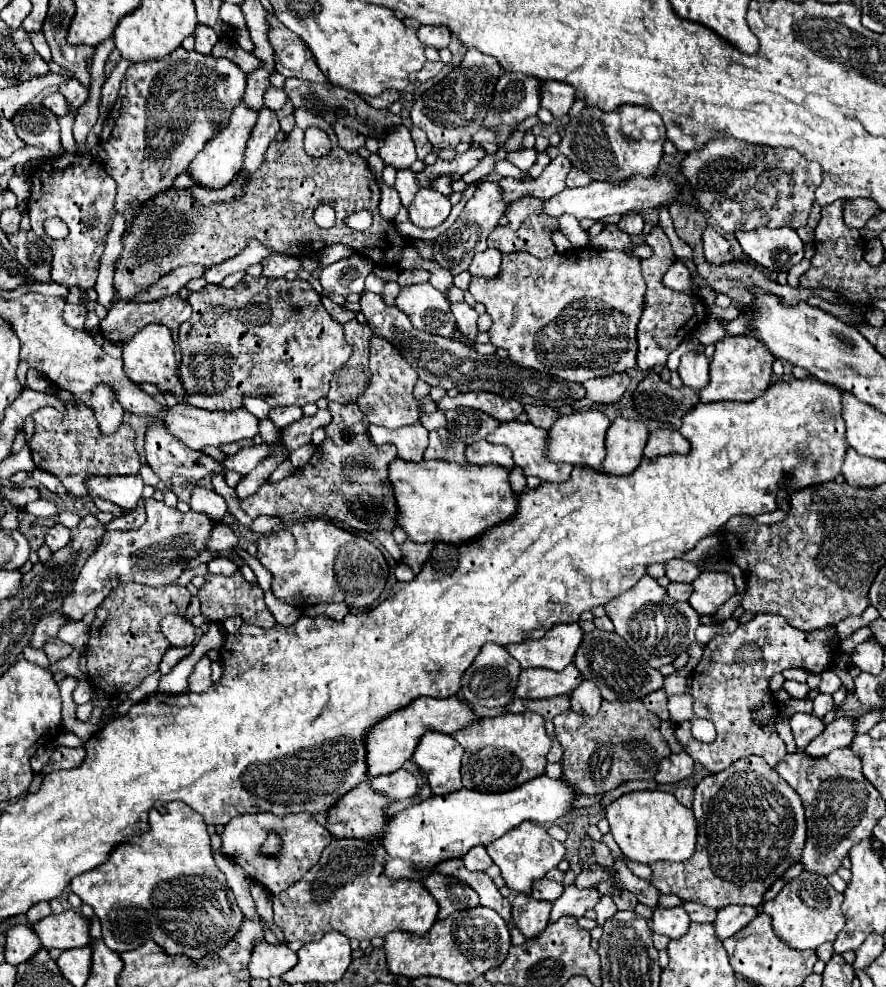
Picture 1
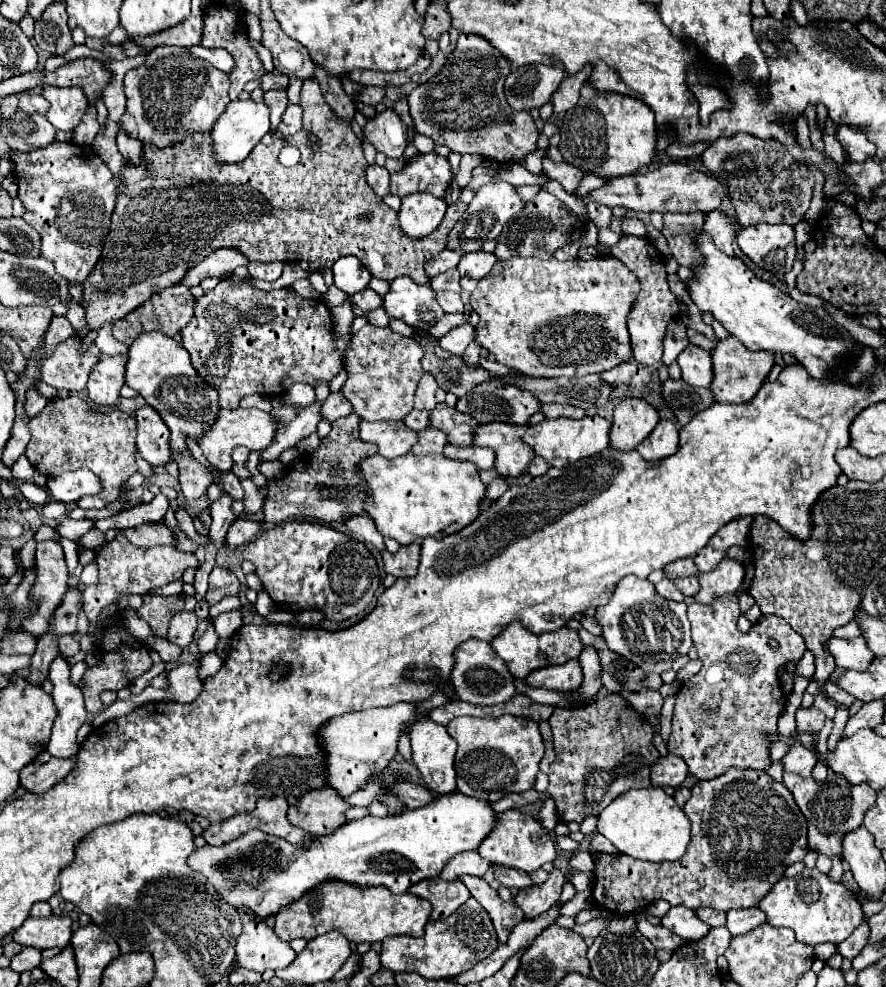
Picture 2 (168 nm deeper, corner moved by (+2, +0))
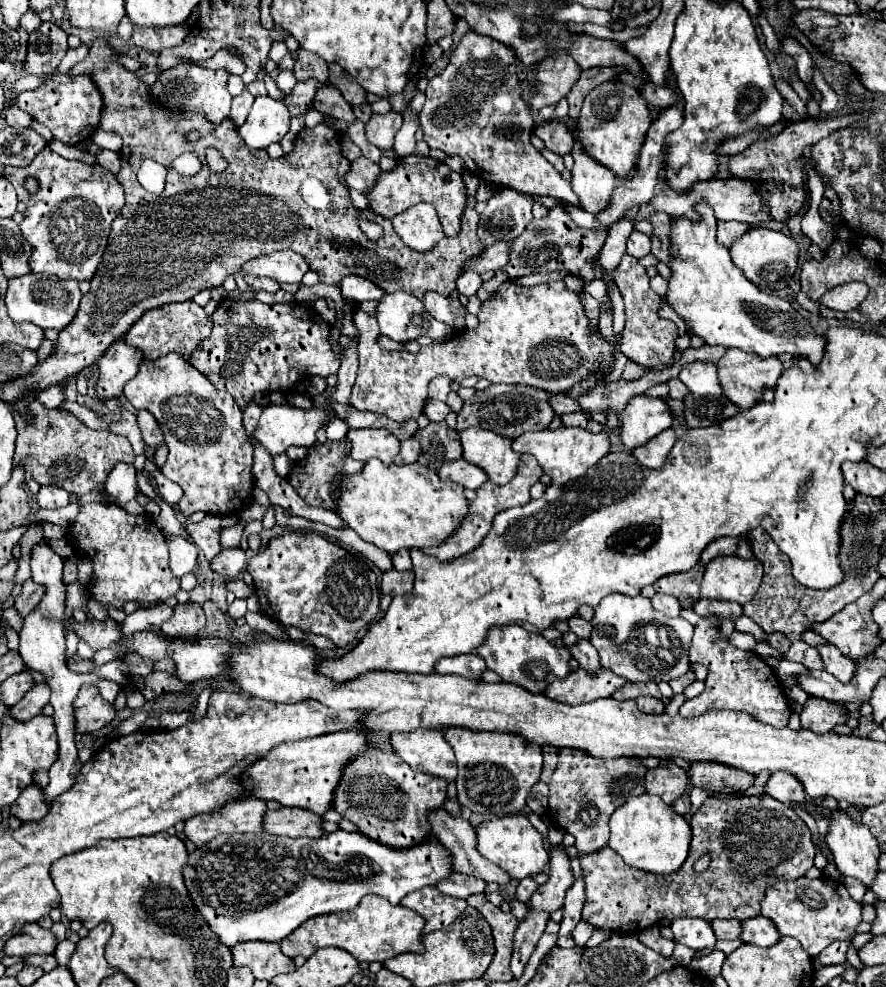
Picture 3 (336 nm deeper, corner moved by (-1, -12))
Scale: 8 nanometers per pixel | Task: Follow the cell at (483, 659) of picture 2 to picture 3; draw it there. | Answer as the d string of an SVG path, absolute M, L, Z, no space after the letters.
M475 653L467 655L453 655L453 657L443 657L435 663L435 673L455 673L461 677L469 679L481 679L481 671L485 669L485 663Z

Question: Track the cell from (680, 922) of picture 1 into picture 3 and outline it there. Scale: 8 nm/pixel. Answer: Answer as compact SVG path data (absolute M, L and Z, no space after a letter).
M675 919L671 923L671 929L675 935L675 941L691 947L693 951L713 947L717 941L711 929L711 923L705 919Z

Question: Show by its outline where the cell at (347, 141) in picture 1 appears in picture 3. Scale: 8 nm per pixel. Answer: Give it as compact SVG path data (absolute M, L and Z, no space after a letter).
M305 49L297 51L297 61L295 61L293 73L295 73L297 81L305 81L305 77L317 77L317 81L327 83L327 79L329 79L327 61Z

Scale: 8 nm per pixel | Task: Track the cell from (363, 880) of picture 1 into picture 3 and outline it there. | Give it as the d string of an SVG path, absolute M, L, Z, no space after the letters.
M367 895L349 913L313 917L313 921L305 921L305 925L301 925L297 933L289 933L289 937L285 937L285 941L281 941L279 945L281 951L289 957L309 957L319 947L339 947L351 953L357 961L385 963L387 959L397 957L401 953L423 953L421 929L423 921L411 909L405 909L403 905L391 905L387 899L377 895Z

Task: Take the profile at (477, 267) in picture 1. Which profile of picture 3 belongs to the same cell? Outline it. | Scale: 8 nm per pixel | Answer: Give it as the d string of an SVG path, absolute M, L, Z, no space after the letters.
M465 271L459 279L457 279L457 291L461 293L461 295L467 295L467 297L471 297L471 295L475 295L477 293L477 289L481 287L481 277L475 273L475 271Z

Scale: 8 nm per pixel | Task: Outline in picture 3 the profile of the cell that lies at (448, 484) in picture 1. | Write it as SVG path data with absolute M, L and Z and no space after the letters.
M369 459L361 473L341 475L337 489L339 491L331 493L331 497L337 501L341 521L363 541L387 553L439 545L461 525L461 517L465 517L465 509L469 507L461 485L441 481L435 471L419 463L385 465L377 459Z

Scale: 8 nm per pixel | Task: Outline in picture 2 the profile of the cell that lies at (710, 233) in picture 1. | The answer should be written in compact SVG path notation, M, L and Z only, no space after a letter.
M710 211L706 215L706 223L704 223L704 231L712 237L712 241L728 255L734 255L732 251L732 221L728 217L724 217L720 211Z

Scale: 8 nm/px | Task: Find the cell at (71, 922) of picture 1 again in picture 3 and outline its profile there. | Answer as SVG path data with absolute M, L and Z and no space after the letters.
M37 923L23 925L19 933L15 933L3 947L5 955L49 955L57 947L55 935L47 929L41 929Z

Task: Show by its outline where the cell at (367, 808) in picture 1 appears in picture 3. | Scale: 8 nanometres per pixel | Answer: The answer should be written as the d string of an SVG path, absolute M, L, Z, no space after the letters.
M279 807L277 811L267 811L263 815L263 829L267 833L287 835L287 837L317 839L325 835L321 829L321 817L297 807Z

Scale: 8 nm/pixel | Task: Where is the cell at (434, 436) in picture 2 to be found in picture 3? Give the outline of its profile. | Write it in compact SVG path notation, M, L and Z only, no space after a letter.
M411 437L411 439L407 439L407 441L401 441L401 449L399 449L399 455L395 457L395 461L393 463L397 463L397 465L401 465L401 463L415 463L417 461L417 457L419 457L419 445L417 445L417 441Z

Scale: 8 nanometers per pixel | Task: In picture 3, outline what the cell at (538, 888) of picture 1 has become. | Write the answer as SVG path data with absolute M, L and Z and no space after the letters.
M437 809L437 813L429 813L429 821L433 827L433 835L445 845L445 849L451 855L451 871L467 873L483 881L495 881L501 887L507 887L509 875L501 873L497 865L489 863L481 853L477 851L475 831L463 817L451 817L443 809Z

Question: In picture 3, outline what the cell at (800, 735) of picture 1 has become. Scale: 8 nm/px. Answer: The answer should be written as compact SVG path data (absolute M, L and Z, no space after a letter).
M809 697L801 711L801 727L813 733L827 733L839 723L847 723L849 711L845 703L833 703L825 699Z

